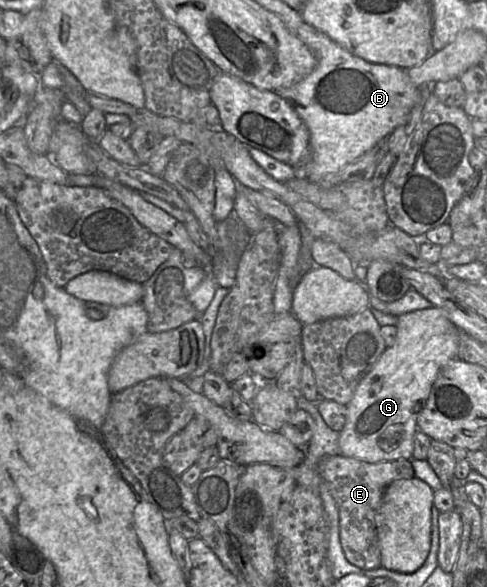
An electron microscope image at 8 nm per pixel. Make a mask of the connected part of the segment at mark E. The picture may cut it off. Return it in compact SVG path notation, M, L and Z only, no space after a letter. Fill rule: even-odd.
M342 455L325 456L318 463L318 472L337 505L340 543L346 559L363 570L381 567L375 515L389 484L415 477L410 460L368 463Z

